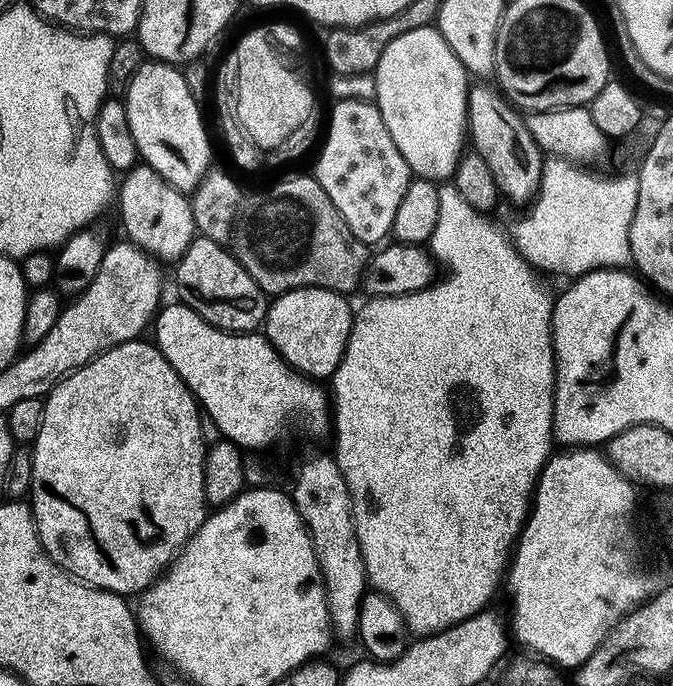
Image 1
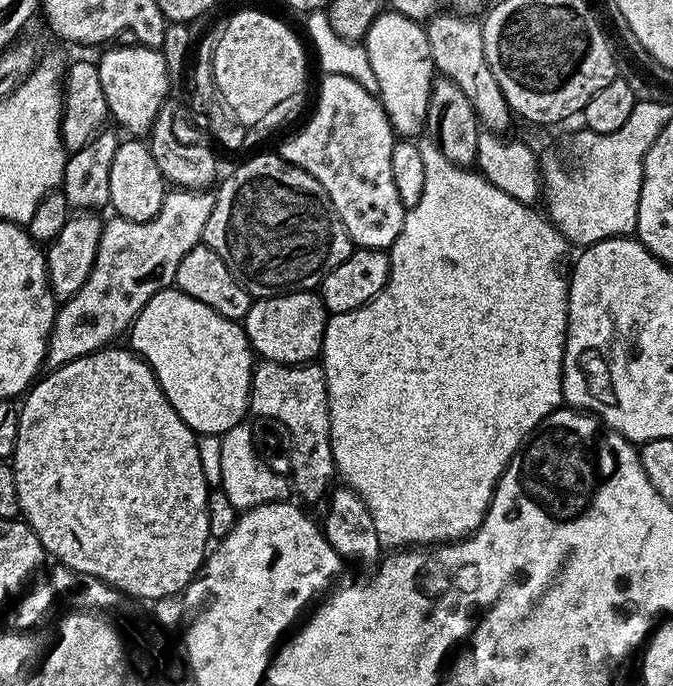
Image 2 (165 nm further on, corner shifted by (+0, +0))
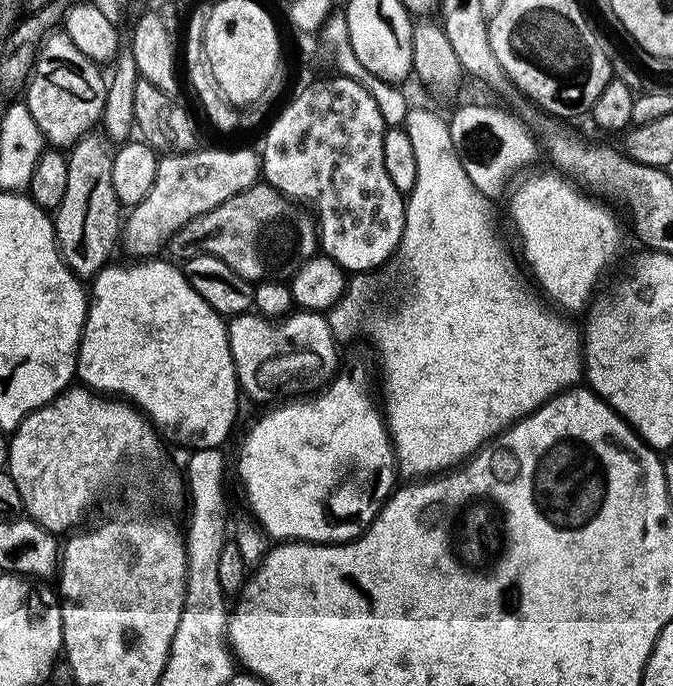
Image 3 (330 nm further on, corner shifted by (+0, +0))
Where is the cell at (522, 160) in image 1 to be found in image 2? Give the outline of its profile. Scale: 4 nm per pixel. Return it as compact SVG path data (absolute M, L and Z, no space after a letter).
M436 14L427 21L432 67L466 94L479 123L487 131L504 134L514 121L514 113L498 86L498 78L494 78L494 70L490 70L490 62L486 62L483 27L472 20L475 19L464 14Z

